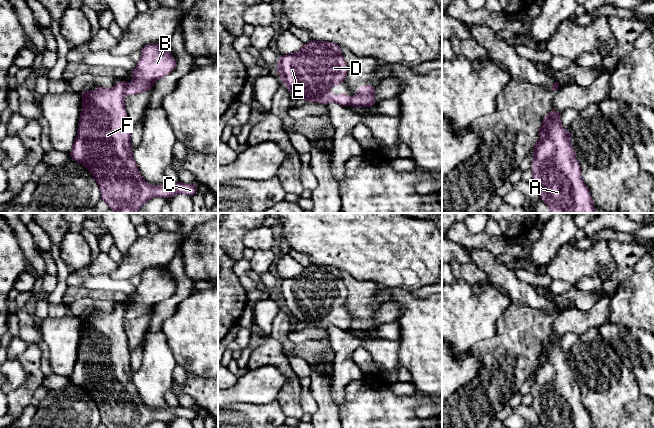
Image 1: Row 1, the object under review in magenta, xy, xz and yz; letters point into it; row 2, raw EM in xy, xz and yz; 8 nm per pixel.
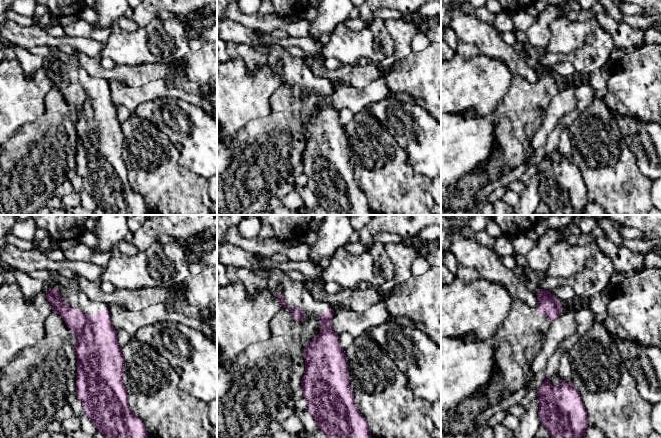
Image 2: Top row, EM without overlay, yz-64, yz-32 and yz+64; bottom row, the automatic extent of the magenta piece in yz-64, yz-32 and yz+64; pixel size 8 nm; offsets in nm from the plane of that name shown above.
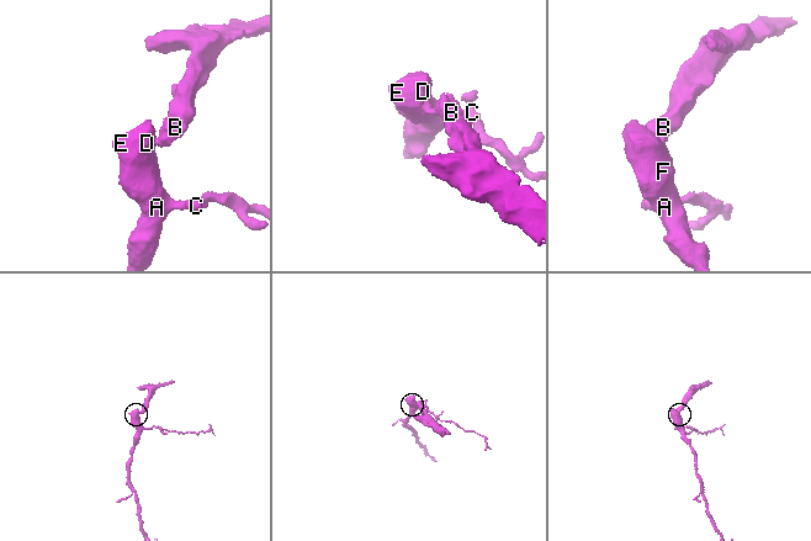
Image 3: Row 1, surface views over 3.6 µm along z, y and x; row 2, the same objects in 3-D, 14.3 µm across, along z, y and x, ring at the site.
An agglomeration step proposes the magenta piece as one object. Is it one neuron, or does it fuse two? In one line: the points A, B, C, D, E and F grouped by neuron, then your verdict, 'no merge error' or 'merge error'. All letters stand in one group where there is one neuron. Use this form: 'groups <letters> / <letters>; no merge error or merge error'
groups A C D E F / B; merge error

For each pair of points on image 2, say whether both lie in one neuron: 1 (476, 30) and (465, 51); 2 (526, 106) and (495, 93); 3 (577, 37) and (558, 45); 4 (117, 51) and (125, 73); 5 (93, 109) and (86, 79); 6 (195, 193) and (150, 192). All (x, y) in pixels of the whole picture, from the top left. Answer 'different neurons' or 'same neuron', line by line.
1: different neurons
2: different neurons
3: same neuron
4: different neurons
5: same neuron
6: same neuron

